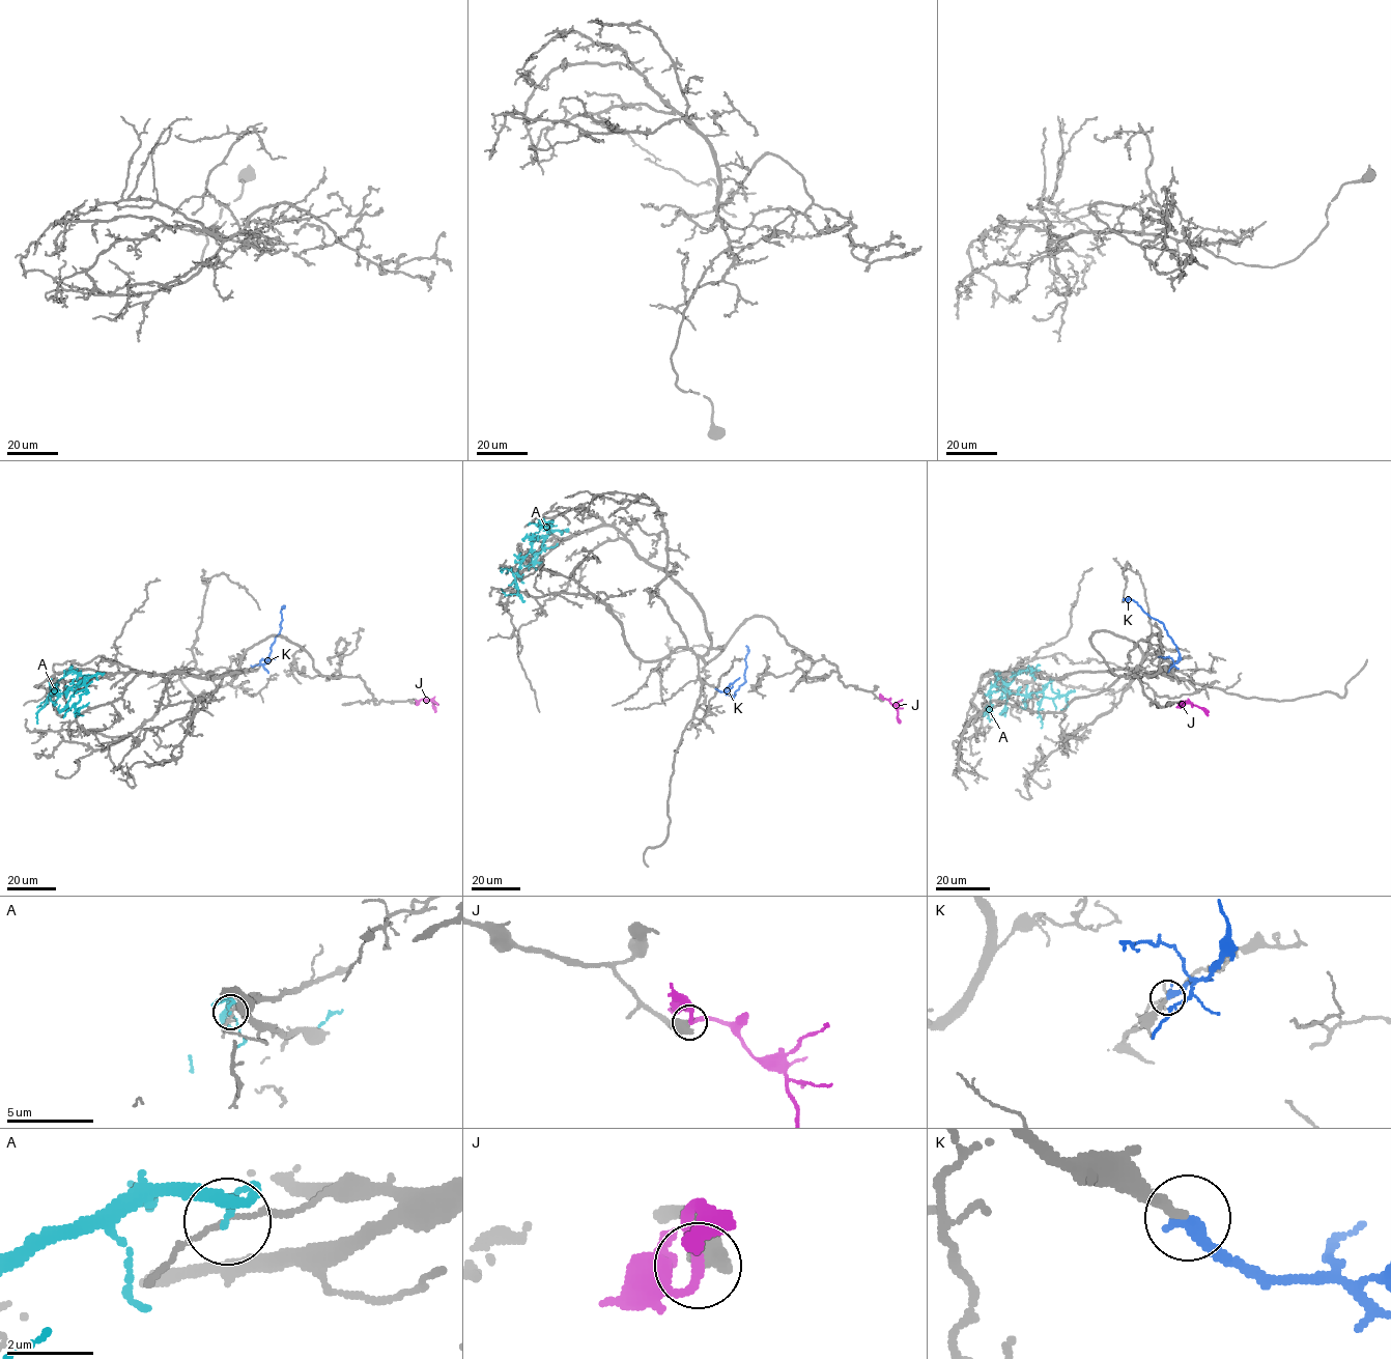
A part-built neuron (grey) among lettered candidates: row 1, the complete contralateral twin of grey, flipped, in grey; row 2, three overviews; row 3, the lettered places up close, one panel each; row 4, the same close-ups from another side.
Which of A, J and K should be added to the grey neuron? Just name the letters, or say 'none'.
K

